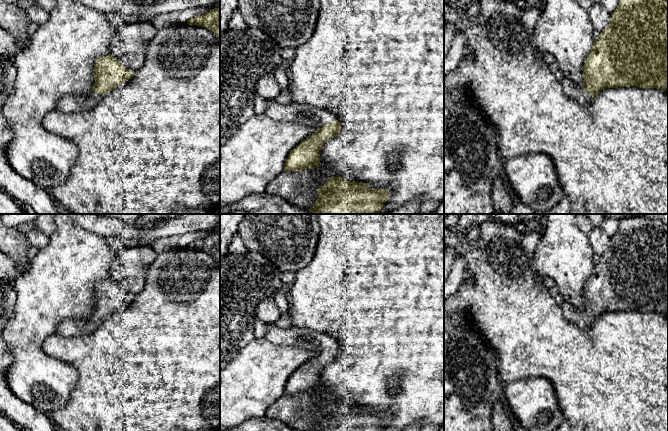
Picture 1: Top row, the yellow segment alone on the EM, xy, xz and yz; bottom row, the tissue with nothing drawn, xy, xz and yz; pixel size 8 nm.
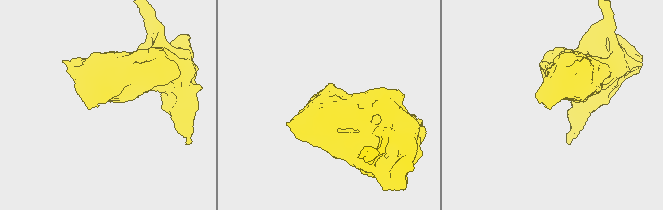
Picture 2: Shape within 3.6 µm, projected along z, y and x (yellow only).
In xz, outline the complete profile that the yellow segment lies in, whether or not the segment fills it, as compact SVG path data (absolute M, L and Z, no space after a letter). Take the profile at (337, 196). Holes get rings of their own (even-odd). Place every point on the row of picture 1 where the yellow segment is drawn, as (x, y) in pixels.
M331 177L316 190L319 194L315 204L308 210L316 214L379 214L388 200L387 188L372 189L369 184L348 181L343 177Z

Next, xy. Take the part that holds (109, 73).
M114 55L98 58L94 64L95 84L91 91L102 95L110 93L122 83L135 76L135 72L127 69Z

